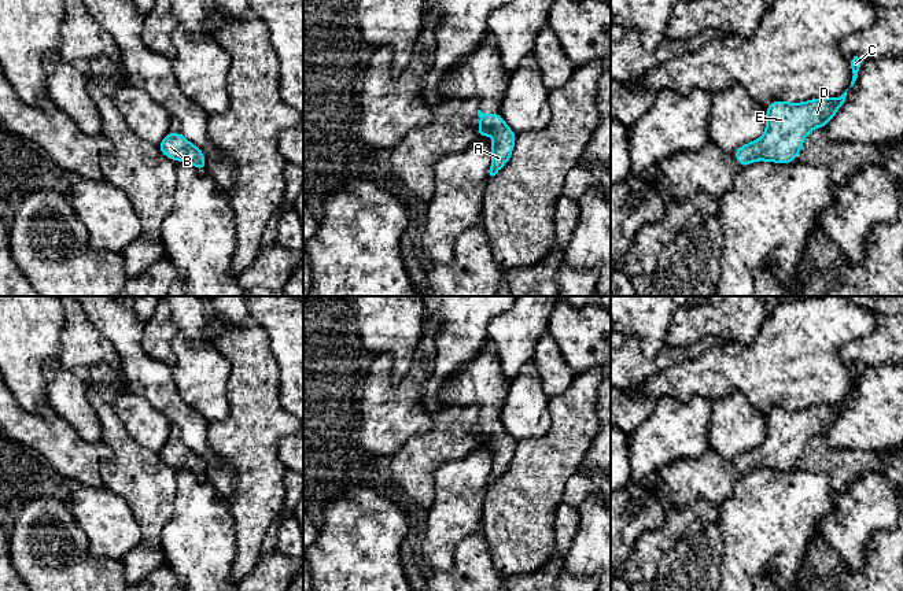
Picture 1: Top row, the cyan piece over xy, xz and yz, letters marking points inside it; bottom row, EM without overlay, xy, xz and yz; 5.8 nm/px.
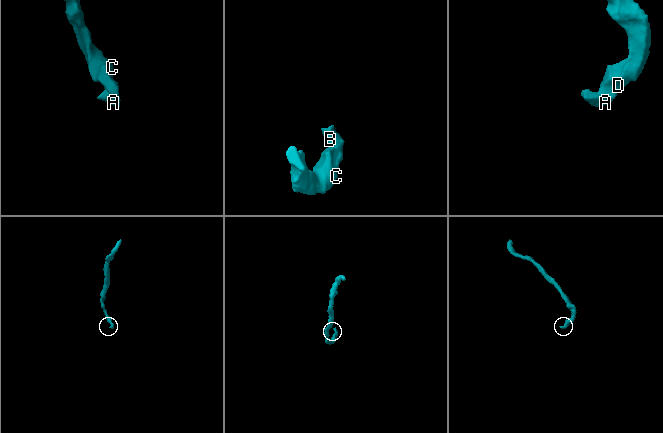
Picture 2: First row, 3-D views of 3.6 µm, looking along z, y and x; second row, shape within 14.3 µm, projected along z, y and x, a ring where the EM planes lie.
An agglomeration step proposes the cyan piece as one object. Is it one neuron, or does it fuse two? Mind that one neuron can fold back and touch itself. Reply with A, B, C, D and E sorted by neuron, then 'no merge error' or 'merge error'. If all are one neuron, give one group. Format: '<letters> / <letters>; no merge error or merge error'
A B C D E; no merge error

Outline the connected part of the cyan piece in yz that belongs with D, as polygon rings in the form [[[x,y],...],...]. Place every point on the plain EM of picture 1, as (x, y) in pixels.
[[[847,398],[837,406],[821,405],[803,410],[774,407],[767,413],[766,439],[759,447],[737,455],[733,462],[741,474],[766,468],[788,472],[795,469],[806,443],[823,435],[845,409]]]

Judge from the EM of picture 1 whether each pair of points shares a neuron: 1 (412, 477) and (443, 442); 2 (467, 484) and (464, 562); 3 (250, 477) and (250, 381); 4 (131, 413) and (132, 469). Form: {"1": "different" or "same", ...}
{"1": "same", "2": "different", "3": "same", "4": "different"}

